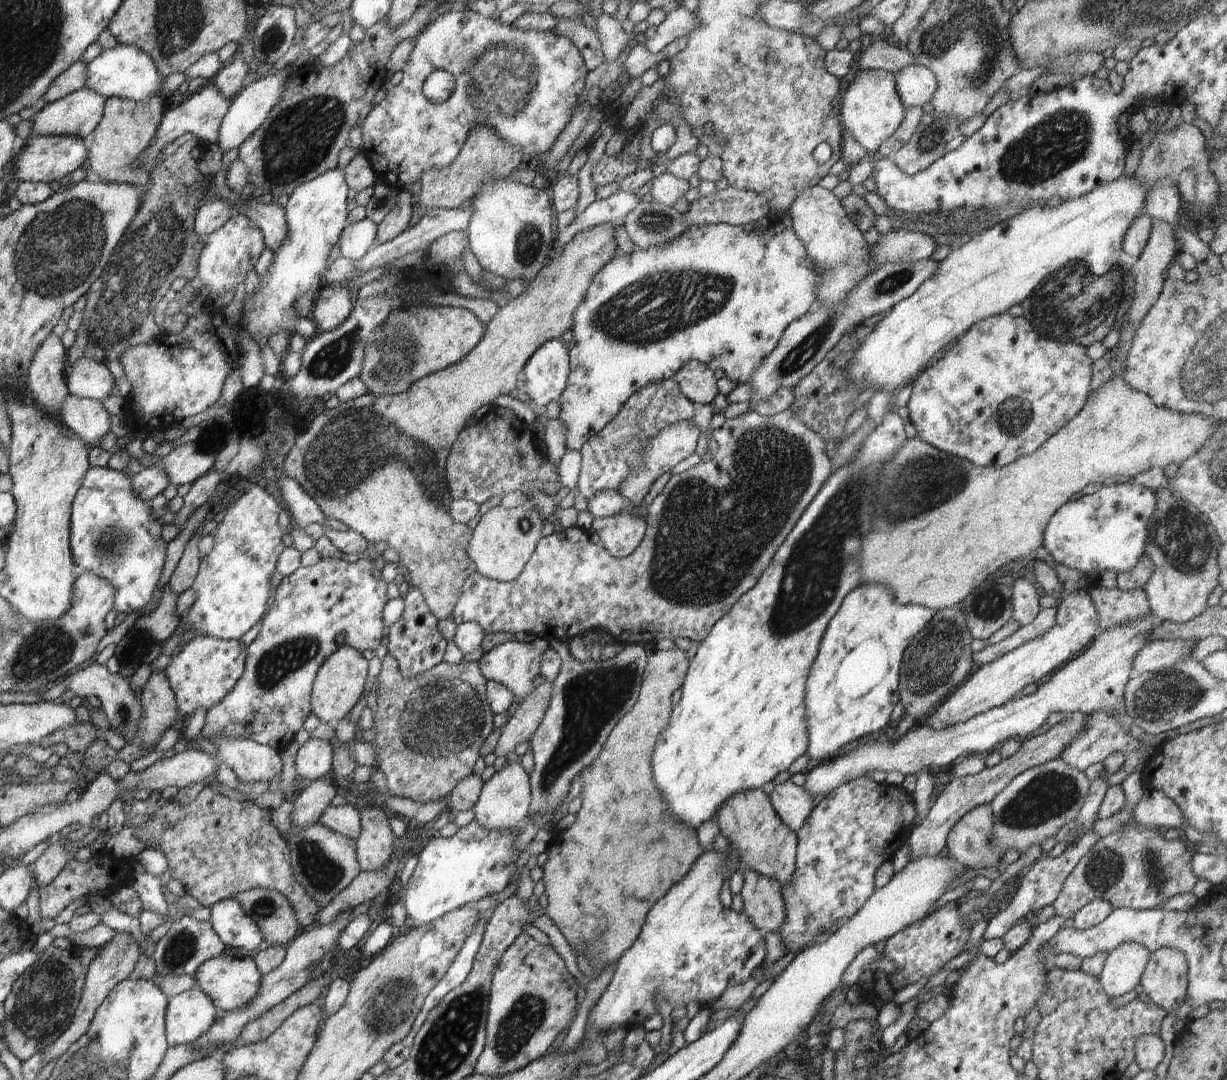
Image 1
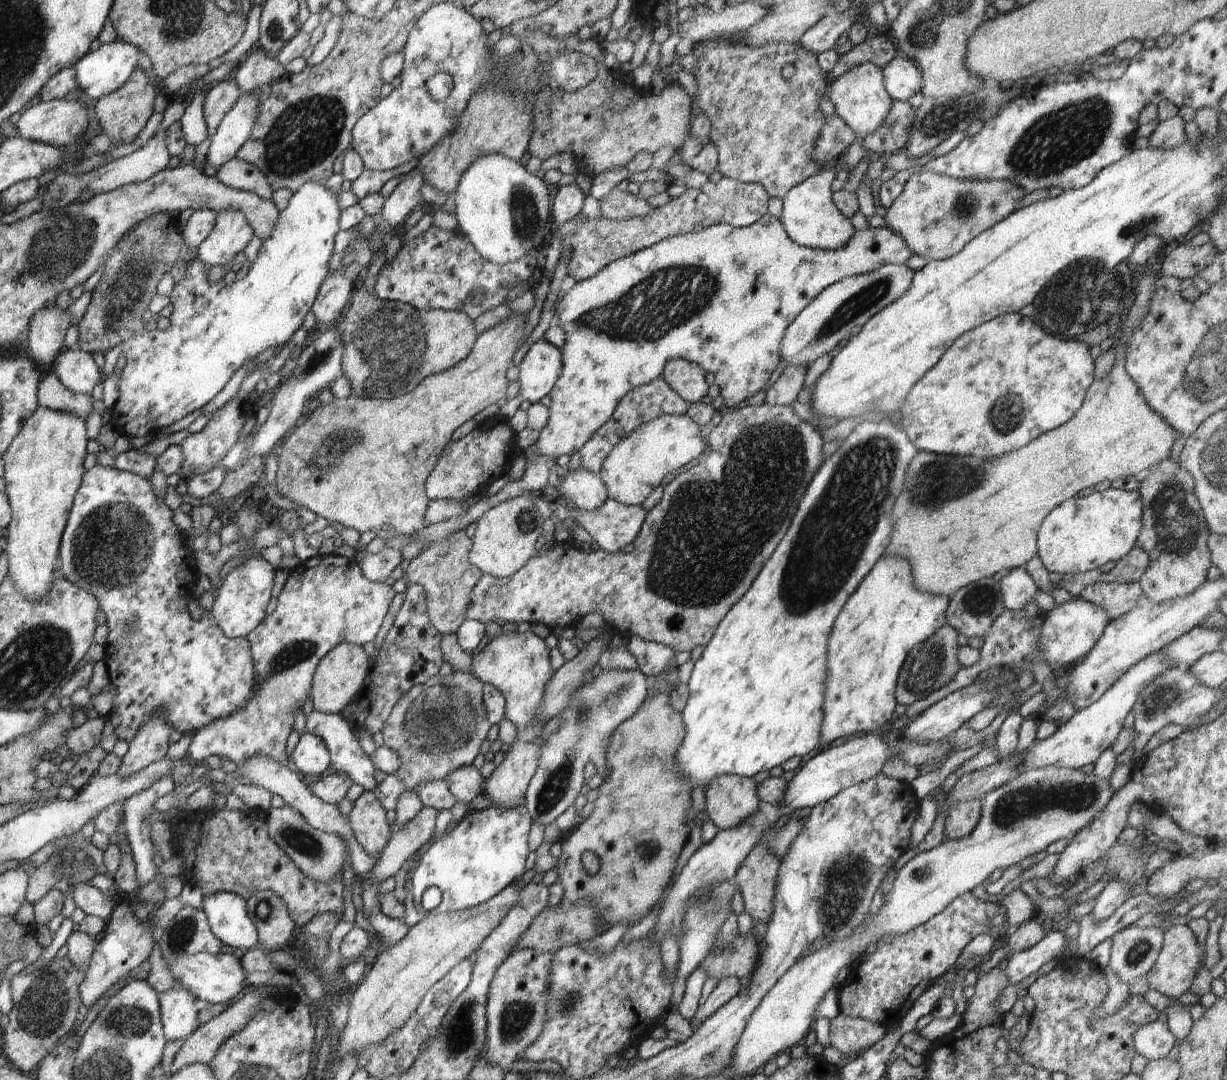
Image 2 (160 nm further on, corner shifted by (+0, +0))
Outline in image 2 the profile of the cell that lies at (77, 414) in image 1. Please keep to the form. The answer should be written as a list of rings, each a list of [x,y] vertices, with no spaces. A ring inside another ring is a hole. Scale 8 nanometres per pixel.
[[[52,372],[42,373],[37,386],[37,403],[55,411],[74,413],[85,421],[92,412],[94,398],[68,390]]]

